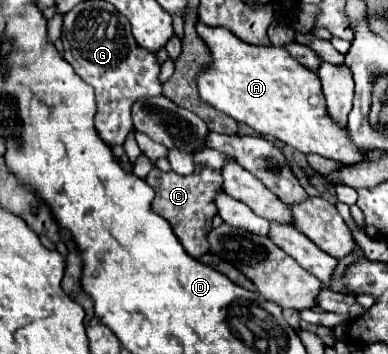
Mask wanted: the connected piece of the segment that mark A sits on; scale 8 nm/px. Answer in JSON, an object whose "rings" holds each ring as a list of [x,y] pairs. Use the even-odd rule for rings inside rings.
{"rings":[[[201,22],[195,28],[211,52],[211,62],[197,74],[203,102],[225,112],[235,122],[251,126],[261,136],[281,140],[303,154],[313,152],[345,164],[363,160],[363,154],[347,140],[347,130],[327,116],[317,72],[301,66],[285,48],[253,46],[233,36],[227,28],[213,28]]]}

